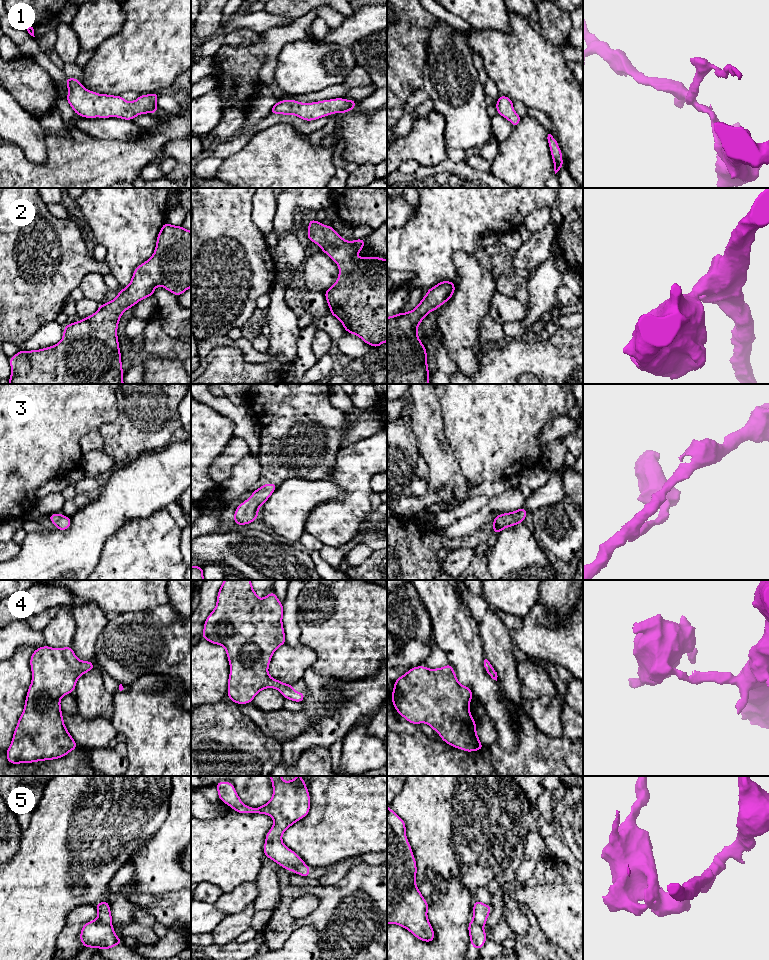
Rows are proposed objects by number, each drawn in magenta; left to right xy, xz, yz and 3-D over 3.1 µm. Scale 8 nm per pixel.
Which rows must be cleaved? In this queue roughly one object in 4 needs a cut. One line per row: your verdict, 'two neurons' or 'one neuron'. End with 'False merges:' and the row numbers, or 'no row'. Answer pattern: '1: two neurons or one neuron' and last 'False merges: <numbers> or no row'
1: one neuron
2: one neuron
3: one neuron
4: one neuron
5: two neurons
False merges: 5

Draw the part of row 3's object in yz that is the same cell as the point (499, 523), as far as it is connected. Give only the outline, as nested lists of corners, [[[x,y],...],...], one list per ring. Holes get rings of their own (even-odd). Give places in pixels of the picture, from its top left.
[[[522,507],[510,513],[495,516],[493,520],[493,533],[499,534],[503,529],[523,523],[528,511]]]

